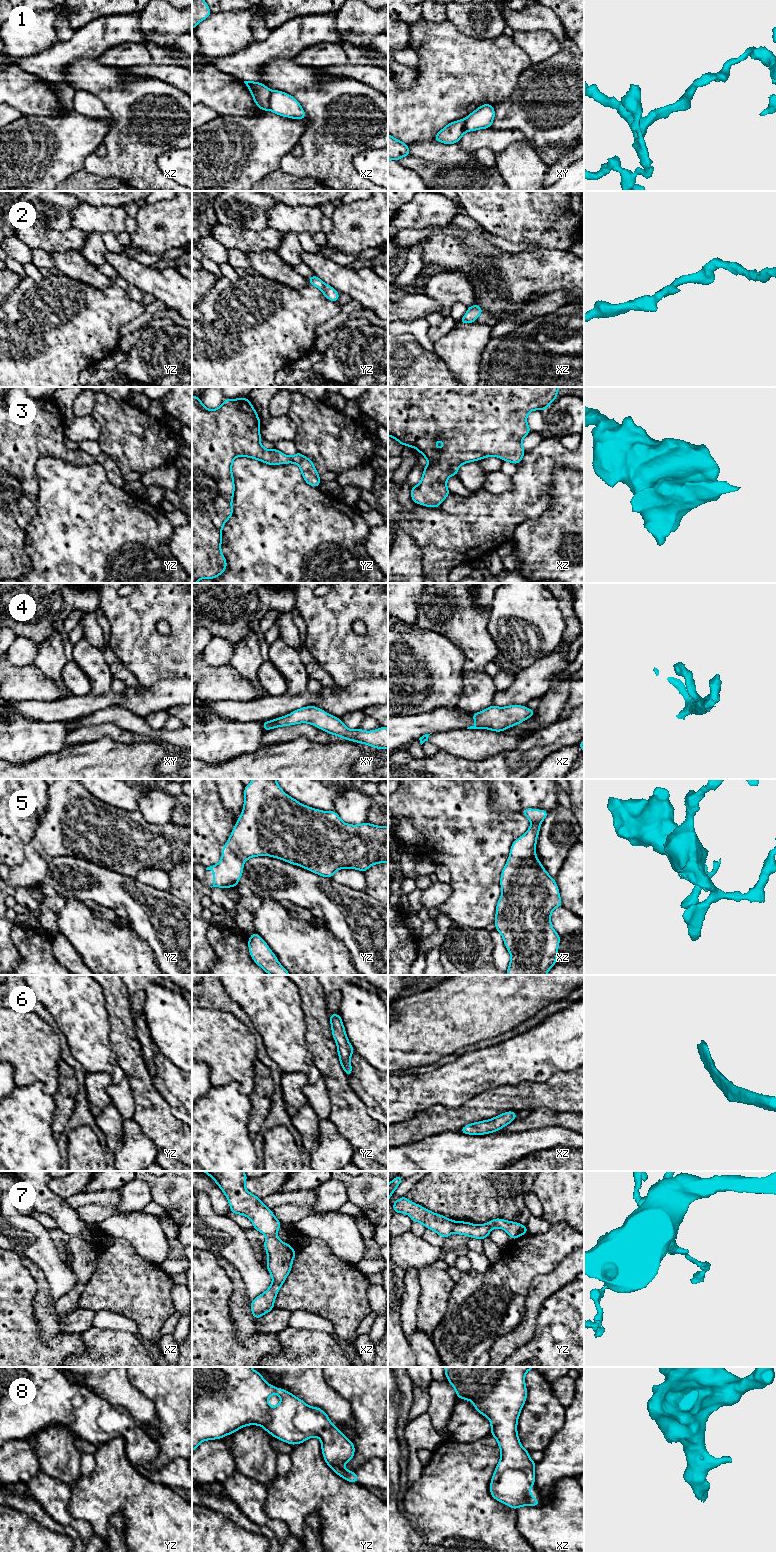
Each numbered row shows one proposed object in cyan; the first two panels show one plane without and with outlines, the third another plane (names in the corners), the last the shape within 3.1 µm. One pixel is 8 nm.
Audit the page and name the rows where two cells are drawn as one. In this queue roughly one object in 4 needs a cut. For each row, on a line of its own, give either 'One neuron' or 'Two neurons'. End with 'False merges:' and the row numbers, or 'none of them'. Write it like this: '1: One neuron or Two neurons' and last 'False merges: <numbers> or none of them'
1: Two neurons
2: One neuron
3: One neuron
4: One neuron
5: One neuron
6: One neuron
7: One neuron
8: One neuron
False merges: 1

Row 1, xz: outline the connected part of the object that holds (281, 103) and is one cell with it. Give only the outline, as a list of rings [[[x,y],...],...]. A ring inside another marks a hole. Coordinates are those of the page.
[[[279,90],[271,91],[269,110],[280,116],[292,119],[307,117],[300,103],[293,96]]]

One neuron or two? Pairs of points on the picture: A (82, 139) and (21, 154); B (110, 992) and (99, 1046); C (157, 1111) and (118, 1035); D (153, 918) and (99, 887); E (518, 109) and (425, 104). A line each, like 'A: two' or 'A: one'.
A: one
B: two
C: one
D: one
E: two

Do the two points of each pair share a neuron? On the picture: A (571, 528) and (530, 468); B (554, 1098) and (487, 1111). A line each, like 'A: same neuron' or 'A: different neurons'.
A: different neurons
B: same neuron

